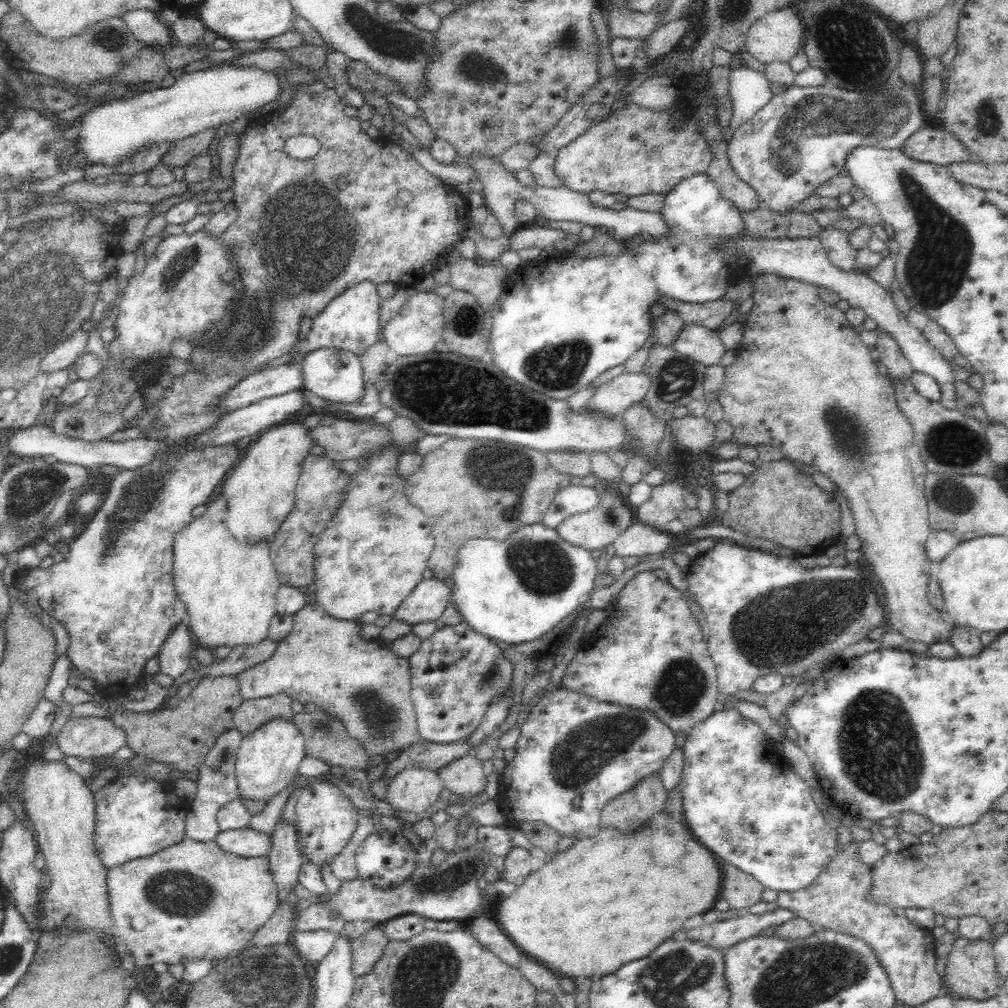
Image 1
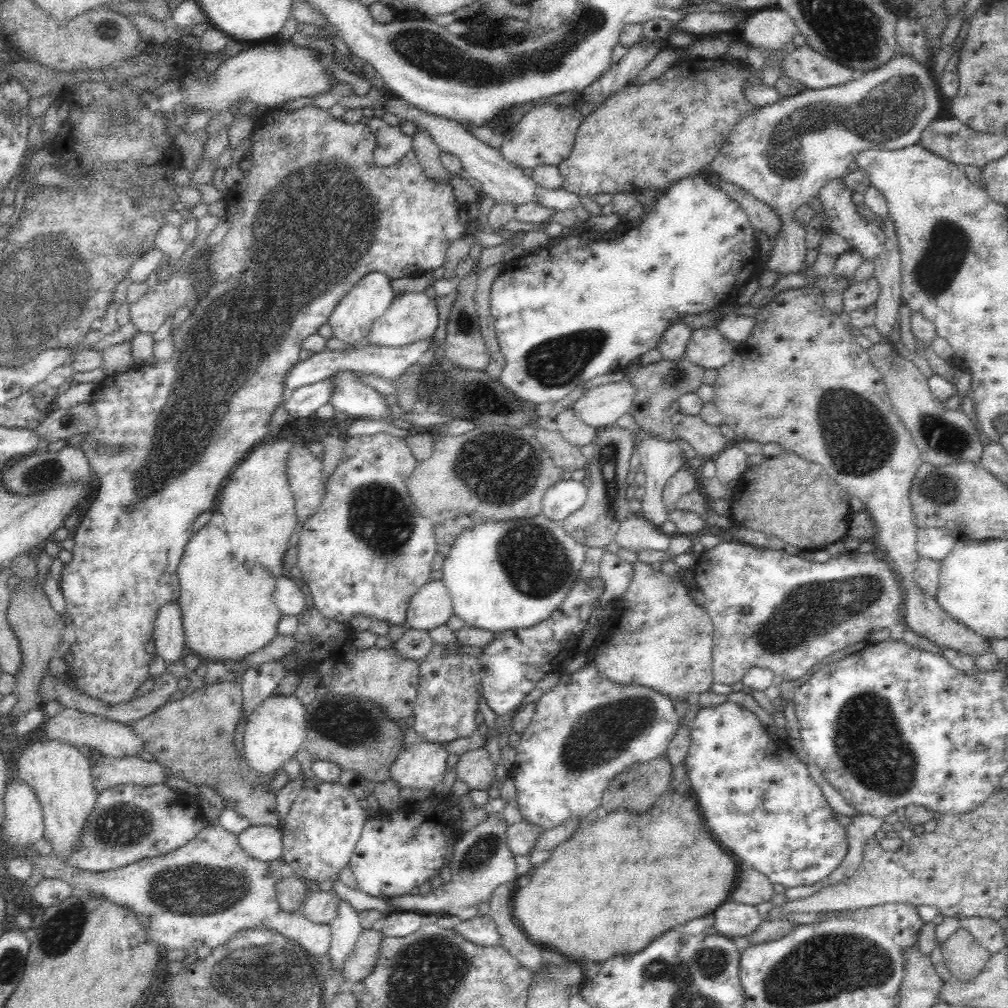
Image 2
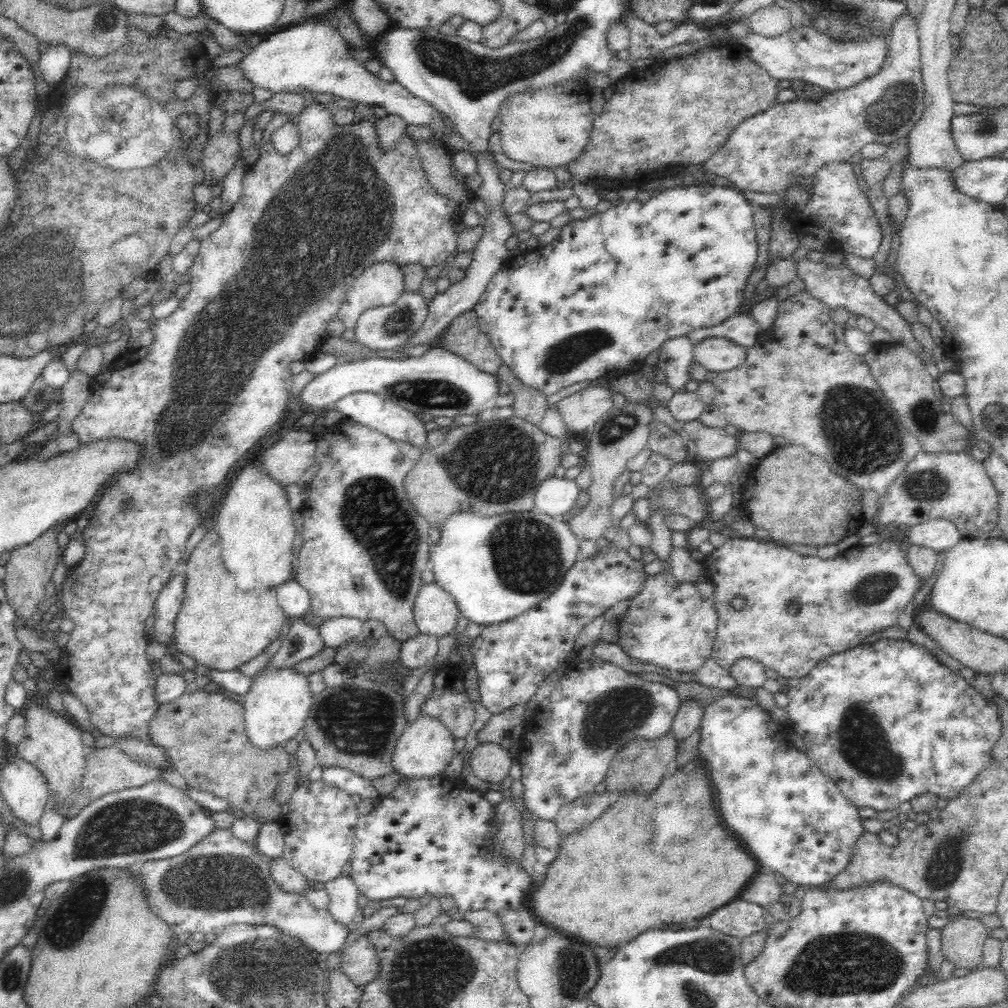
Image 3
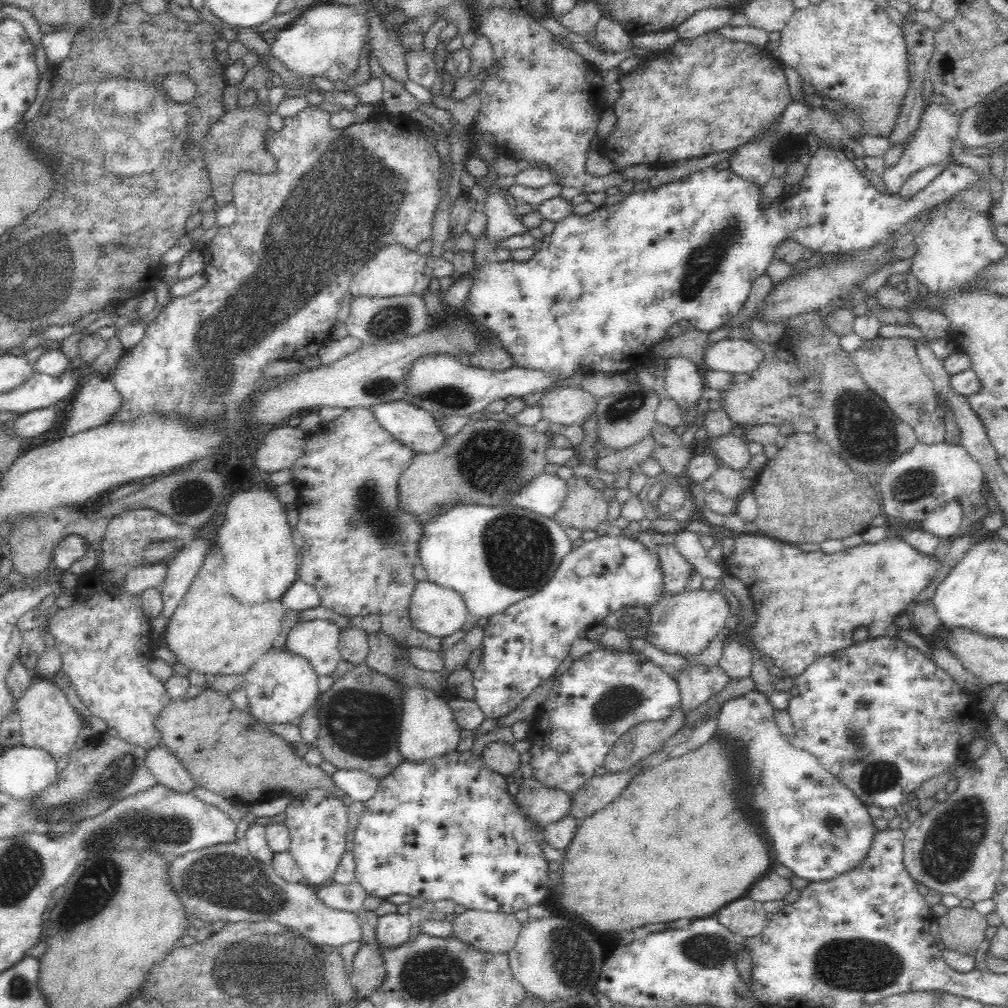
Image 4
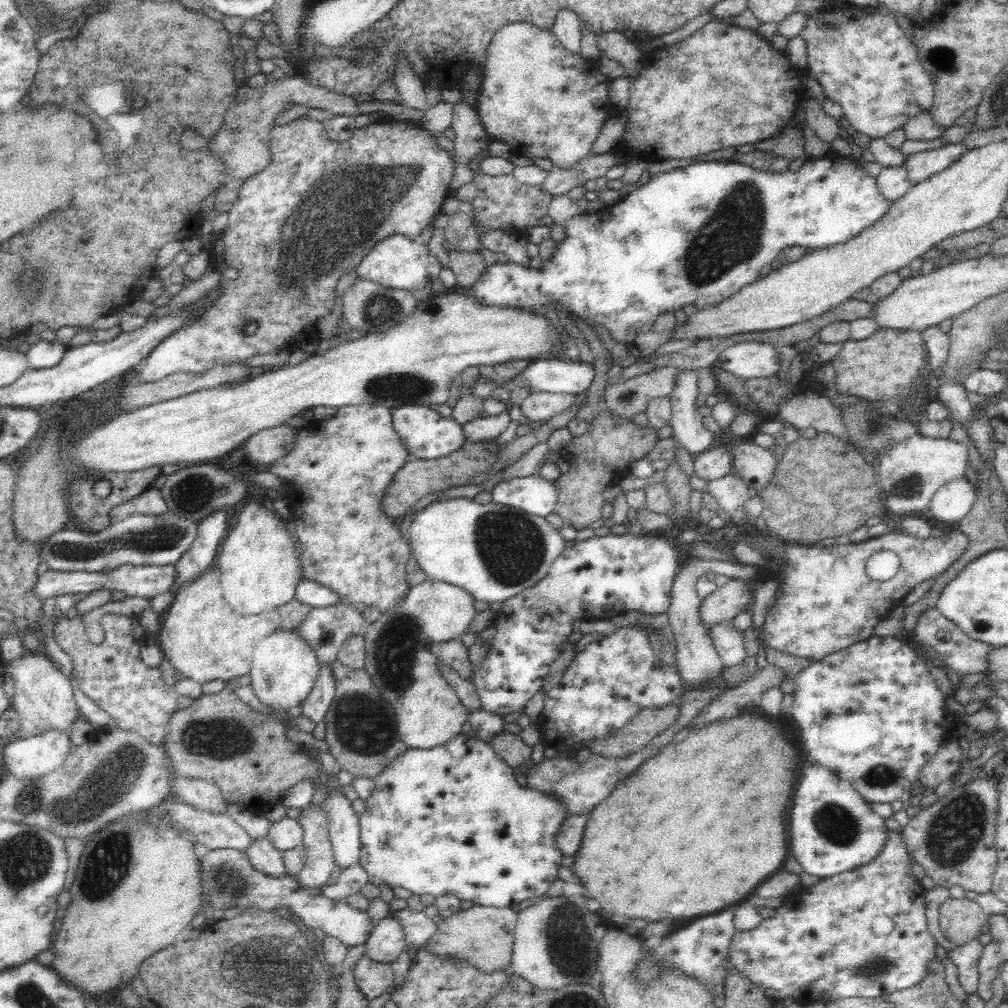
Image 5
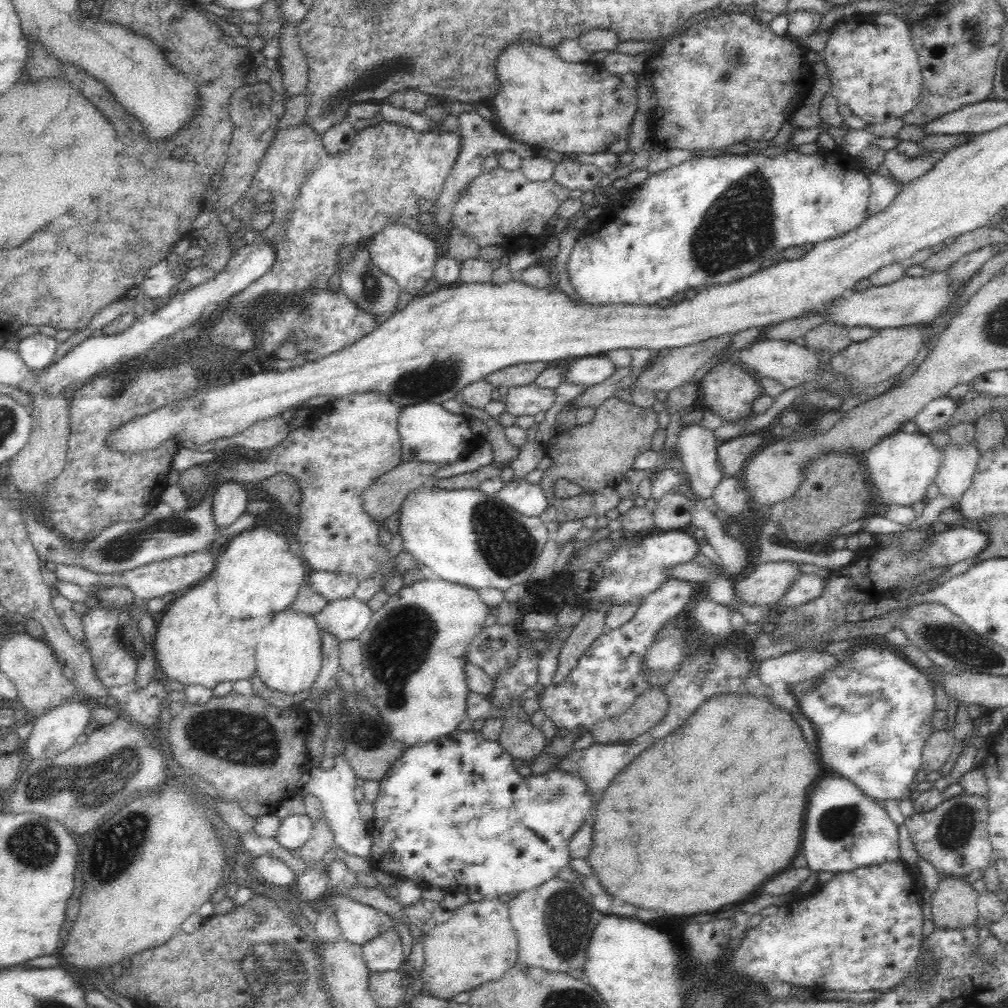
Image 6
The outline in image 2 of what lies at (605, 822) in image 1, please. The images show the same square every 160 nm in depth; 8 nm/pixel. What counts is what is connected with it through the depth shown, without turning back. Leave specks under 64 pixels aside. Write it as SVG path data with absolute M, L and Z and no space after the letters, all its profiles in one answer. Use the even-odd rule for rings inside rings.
M666 755L656 758L656 760L650 760L646 764L636 764L628 772L612 779L611 784L604 790L601 807L608 813L614 811L646 812L656 804L660 796L670 790L672 772L673 767Z

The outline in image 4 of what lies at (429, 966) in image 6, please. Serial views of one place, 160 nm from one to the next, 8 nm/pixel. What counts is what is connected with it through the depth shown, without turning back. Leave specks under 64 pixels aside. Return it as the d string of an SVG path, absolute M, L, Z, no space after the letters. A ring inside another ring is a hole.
M466 910L456 915L451 923L454 938L484 952L511 951L521 931L521 924L514 913Z

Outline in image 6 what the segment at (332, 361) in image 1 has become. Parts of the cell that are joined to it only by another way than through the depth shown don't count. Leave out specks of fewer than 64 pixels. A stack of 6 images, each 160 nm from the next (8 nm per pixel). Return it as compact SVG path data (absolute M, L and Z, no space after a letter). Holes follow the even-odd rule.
M421 402L402 407L397 423L404 461L421 463L456 462L466 458L485 438L474 434L468 427L469 418L446 412L441 404Z

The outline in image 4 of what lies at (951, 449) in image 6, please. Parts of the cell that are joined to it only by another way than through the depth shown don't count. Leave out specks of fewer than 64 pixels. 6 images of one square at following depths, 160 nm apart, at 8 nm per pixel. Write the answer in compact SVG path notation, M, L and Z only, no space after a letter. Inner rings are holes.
M950 501L931 512L922 521L922 529L940 540L948 540L958 532L962 519L960 504Z

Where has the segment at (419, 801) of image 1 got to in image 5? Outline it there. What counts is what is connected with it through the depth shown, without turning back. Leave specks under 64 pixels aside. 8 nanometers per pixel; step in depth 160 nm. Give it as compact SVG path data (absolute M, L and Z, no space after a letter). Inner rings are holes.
M428 577L424 582L411 586L399 605L380 615L376 622L366 625L362 633L366 649L364 667L380 689L383 699L394 708L399 739L408 749L439 747L460 735L468 710L460 702L454 689L448 687L444 677L440 677L439 660L428 651L428 646L461 638L461 634L476 614L474 600L468 591Z

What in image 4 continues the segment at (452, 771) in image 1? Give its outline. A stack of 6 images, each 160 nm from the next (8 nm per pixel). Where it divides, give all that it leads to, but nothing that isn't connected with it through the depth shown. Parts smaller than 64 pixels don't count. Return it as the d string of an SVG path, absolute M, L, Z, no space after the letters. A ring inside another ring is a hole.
M490 742L481 752L483 764L501 776L511 775L520 765L520 755L512 745L503 742Z

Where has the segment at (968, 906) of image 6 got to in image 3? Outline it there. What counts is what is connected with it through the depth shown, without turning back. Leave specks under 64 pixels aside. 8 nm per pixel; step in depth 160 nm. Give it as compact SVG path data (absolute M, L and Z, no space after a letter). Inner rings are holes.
M953 916L953 920L941 929L943 958L956 968L980 968L987 932L980 919Z

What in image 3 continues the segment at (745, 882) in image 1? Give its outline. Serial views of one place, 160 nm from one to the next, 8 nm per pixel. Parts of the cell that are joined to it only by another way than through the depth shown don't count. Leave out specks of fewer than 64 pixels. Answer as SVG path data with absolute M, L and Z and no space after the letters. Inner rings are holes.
M759 869L747 882L738 899L758 904L762 907L775 905L783 894L774 873Z

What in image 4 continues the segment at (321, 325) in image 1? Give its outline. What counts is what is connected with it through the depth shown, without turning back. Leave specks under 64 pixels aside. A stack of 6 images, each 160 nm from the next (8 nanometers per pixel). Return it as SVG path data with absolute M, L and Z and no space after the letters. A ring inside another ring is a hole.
M391 244L379 250L368 264L352 278L349 291L354 302L356 298L392 298L396 296L421 296L429 288L432 278L456 276L453 264L443 257L434 258L430 254L420 255L418 250L409 251L400 244Z

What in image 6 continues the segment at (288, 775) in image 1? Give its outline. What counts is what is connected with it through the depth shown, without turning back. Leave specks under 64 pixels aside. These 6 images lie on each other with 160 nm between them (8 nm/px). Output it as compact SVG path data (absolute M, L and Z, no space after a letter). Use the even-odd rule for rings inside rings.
M280 611L274 616L272 622L261 627L255 652L256 673L261 681L272 691L295 695L310 689L318 676L322 664L321 634L314 617L294 611Z

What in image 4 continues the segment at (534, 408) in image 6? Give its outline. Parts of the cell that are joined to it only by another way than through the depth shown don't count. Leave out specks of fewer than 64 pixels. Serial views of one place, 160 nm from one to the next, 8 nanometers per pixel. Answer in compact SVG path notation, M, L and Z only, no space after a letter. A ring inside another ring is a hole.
M581 386L563 387L543 396L538 405L542 407L543 419L553 427L582 426L590 416L595 416L597 400Z

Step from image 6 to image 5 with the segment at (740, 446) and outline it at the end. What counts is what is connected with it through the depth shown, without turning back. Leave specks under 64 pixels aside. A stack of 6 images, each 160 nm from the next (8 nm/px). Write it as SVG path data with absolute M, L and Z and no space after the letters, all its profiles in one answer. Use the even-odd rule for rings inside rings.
M728 445L710 448L694 457L694 474L706 480L718 480L732 471L732 455Z

